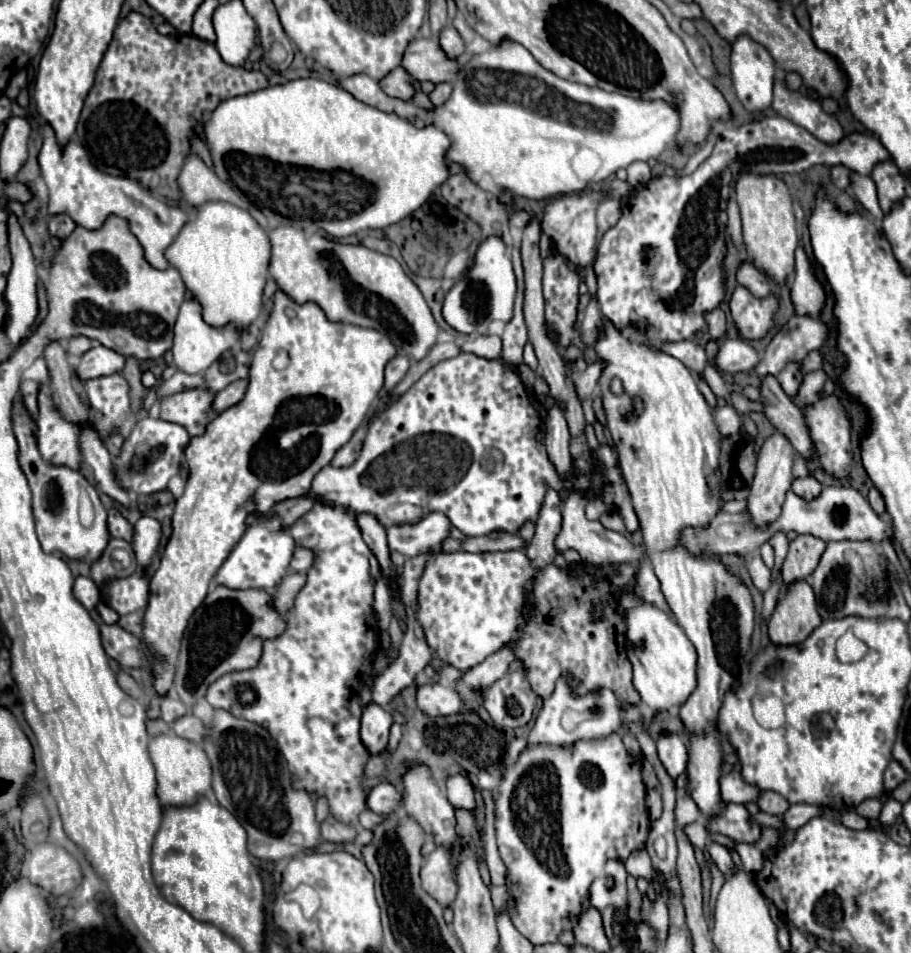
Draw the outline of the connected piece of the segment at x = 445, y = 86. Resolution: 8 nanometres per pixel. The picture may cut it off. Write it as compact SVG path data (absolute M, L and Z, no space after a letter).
M441 82L441 84L435 84L433 92L429 94L429 100L433 106L441 106L451 94L451 84L449 82Z

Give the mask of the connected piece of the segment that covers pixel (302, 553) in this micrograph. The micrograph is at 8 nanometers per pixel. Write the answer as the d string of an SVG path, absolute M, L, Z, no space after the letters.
M295 548L289 570L291 572L307 572L311 568L311 564L313 564L313 552L307 548Z

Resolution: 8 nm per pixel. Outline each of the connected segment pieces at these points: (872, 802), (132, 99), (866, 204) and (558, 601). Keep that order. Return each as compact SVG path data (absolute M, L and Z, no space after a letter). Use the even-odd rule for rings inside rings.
M877 798L863 800L863 802L855 808L855 812L857 812L859 816L867 818L867 820L875 820L875 818L879 818L879 812L881 812L881 802L879 802Z
M129 12L123 20L119 20L113 40L99 64L95 84L85 98L75 138L85 146L97 170L111 176L127 176L137 180L149 192L177 202L177 176L185 156L191 152L189 134L193 126L203 120L203 112L215 110L217 104L227 98L249 94L267 86L269 82L265 74L243 66L227 66L211 42L193 34L163 36L155 30L149 18L139 12Z
M851 172L851 190L853 190L857 202L869 212L871 218L881 220L881 218L885 216L883 210L879 208L879 202L877 202L877 188L875 188L875 182L873 182L869 176Z
M521 550L481 554L437 552L429 556L427 566L423 570L423 578L419 578L417 620L425 632L433 656L459 670L469 670L477 666L487 656L509 644L513 654L521 660L523 672L527 674L531 688L543 700L553 694L555 682L561 676L571 676L573 680L579 680L573 692L575 696L597 694L601 688L609 688L615 692L621 708L639 706L641 698L631 682L631 662L627 662L627 622L623 622L623 610L619 606L621 590L627 584L635 584L635 570L631 564L591 568L579 562L569 574L567 568L557 568L555 564L535 568L527 554ZM527 588L533 590L531 616L523 614L523 608L529 602ZM595 604L601 606L599 620L593 616Z

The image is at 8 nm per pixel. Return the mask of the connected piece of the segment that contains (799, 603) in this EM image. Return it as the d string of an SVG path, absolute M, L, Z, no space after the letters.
M799 580L779 596L769 618L769 638L773 644L797 644L819 624L821 618L815 608L813 590L805 580Z

